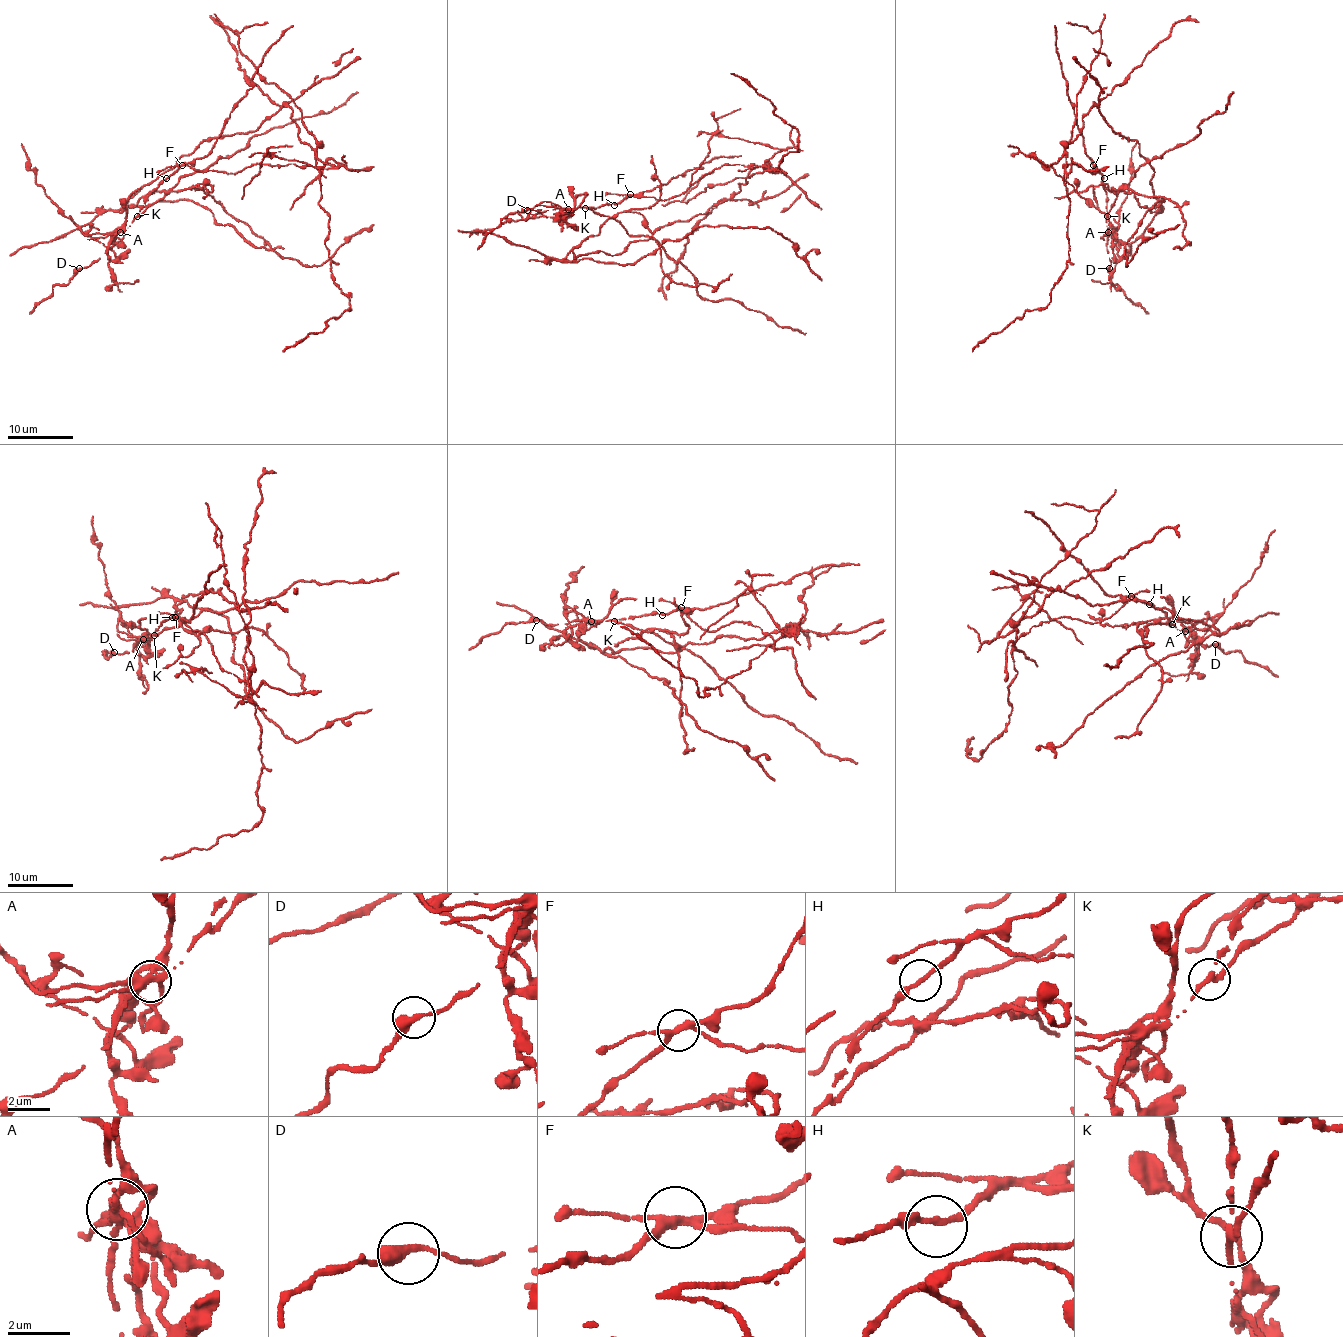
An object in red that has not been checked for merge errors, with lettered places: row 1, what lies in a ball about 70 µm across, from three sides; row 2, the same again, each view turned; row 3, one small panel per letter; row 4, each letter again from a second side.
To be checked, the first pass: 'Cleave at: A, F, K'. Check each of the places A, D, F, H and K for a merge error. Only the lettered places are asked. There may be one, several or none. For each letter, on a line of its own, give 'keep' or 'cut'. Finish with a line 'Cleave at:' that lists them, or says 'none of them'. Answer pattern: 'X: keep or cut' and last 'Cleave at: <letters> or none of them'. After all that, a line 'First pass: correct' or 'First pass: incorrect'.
A: cut
D: keep
F: cut
H: keep
K: cut
Cleave at: A, F, K
First pass: correct

